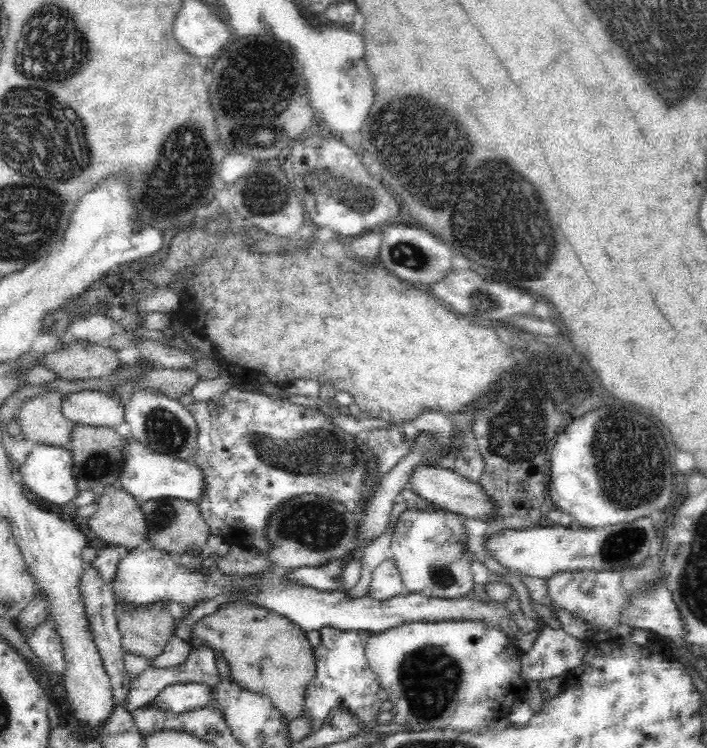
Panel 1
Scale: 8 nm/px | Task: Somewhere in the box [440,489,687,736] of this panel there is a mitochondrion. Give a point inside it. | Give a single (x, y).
(621, 545)

